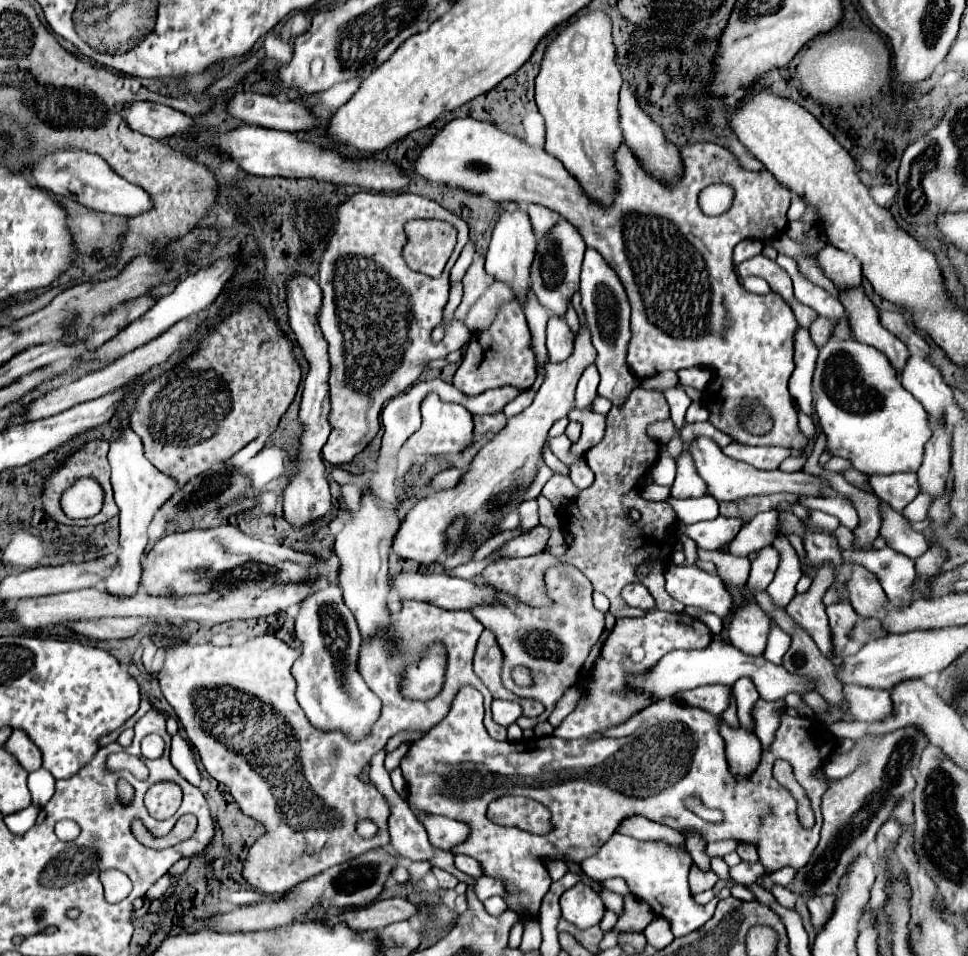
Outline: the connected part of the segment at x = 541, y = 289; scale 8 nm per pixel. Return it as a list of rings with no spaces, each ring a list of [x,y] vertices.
[[[559,219],[551,231],[547,231],[537,241],[537,253],[531,265],[531,289],[537,295],[539,303],[549,309],[555,315],[565,315],[567,303],[571,301],[573,293],[579,289],[579,271],[581,261],[585,253],[583,237],[579,235],[579,229],[565,219]]]

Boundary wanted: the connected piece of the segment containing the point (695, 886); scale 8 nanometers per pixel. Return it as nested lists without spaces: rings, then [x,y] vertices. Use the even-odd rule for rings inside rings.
[[[695,865],[691,867],[691,873],[689,873],[689,887],[691,887],[691,893],[693,893],[693,895],[713,889],[713,885],[715,885],[717,880],[718,876],[713,873],[713,871],[703,873],[703,871],[699,871]]]

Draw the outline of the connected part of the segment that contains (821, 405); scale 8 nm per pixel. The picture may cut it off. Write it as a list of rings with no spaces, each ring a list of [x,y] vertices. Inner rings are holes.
[[[831,337],[819,349],[811,387],[815,397],[815,413],[819,413],[819,423],[827,435],[827,451],[831,455],[849,459],[853,467],[865,475],[889,475],[919,469],[923,461],[923,445],[931,437],[929,417],[923,405],[915,401],[909,391],[903,389],[897,371],[891,367],[891,363],[887,363],[887,357],[881,351],[877,351],[875,347],[867,347],[855,339]]]

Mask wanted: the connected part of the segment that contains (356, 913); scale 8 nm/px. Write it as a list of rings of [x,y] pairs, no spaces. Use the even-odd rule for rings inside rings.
[[[393,897],[393,899],[375,901],[367,907],[361,907],[361,909],[345,911],[345,913],[337,915],[337,919],[345,921],[351,929],[374,933],[391,925],[391,923],[395,923],[395,921],[411,919],[417,913],[419,913],[419,907],[413,905],[407,897]]]

